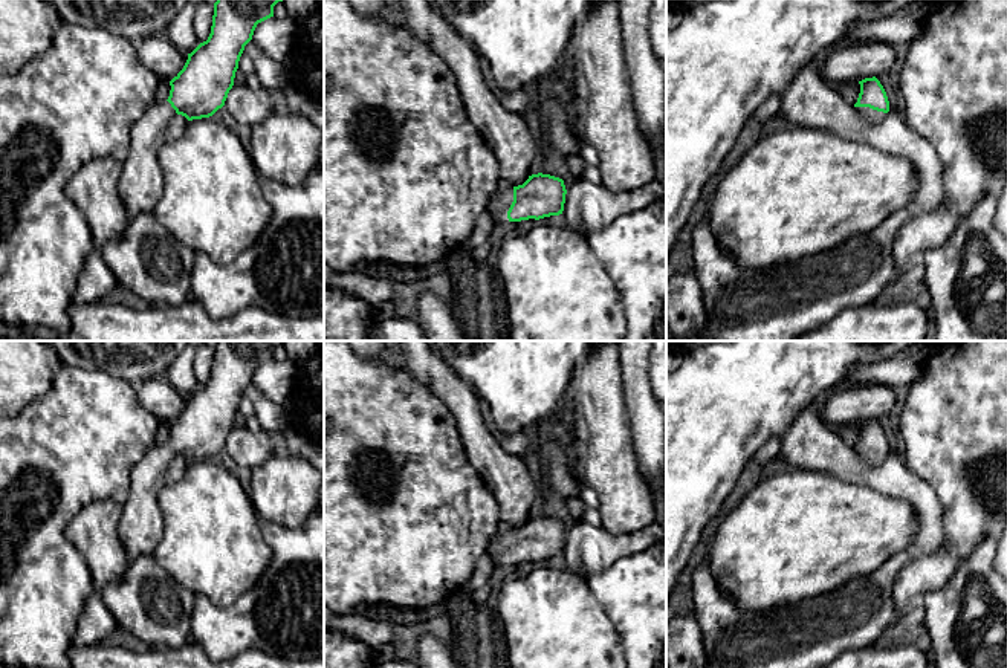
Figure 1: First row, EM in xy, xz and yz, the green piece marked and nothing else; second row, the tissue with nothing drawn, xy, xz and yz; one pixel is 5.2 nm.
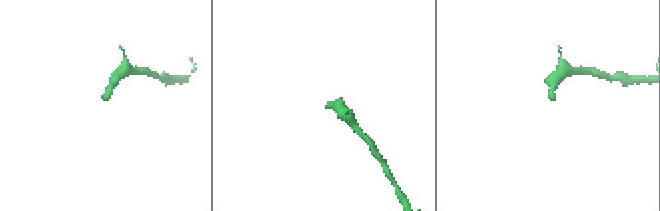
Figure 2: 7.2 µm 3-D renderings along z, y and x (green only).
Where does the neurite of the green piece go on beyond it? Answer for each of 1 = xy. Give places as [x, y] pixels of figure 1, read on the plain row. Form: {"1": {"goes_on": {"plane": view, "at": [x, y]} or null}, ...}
{"1": {"goes_on": {"plane": "xy", "at": [141, 526]}}}

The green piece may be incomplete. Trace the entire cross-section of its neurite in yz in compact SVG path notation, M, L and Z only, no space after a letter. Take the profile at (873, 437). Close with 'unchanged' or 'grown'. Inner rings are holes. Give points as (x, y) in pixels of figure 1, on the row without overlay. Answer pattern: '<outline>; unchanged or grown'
M876 419L865 420L859 426L860 436L854 446L857 456L871 466L882 465L889 454L889 443L883 428Z; grown

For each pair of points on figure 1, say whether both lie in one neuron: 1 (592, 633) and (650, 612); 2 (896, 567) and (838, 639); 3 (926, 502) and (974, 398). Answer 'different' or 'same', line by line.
1: different
2: same
3: different

